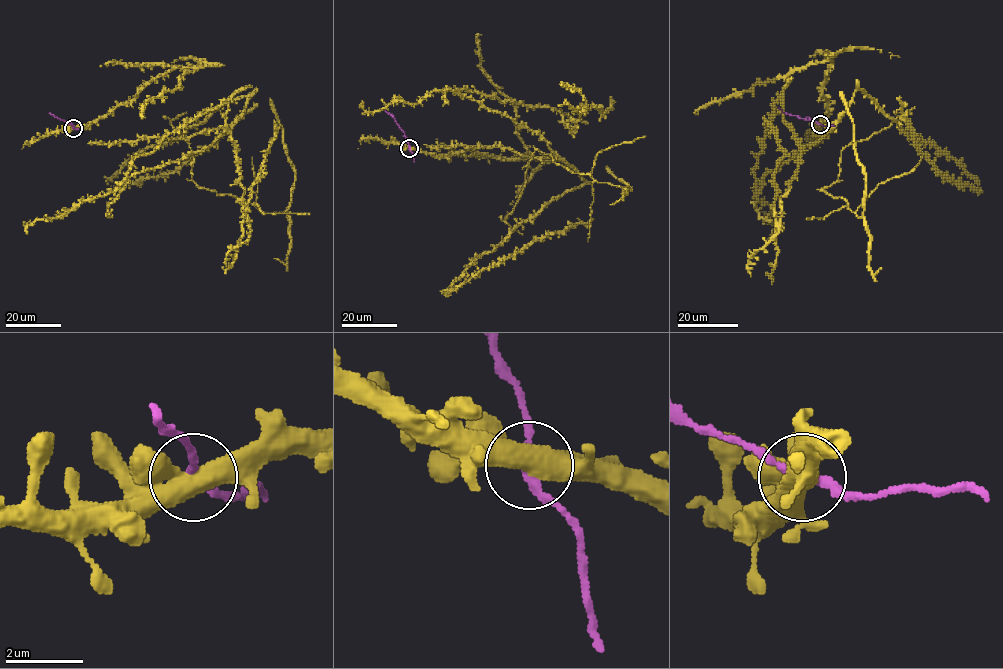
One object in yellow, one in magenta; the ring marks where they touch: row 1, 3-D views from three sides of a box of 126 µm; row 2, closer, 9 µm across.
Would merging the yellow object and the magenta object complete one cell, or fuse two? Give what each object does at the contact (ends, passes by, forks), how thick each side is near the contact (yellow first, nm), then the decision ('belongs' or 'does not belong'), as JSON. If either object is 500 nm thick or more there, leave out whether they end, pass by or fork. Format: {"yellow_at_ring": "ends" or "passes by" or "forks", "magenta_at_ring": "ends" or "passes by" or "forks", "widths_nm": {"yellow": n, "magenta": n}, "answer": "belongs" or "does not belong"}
{"widths_nm": {"yellow": 550, "magenta": 200}, "answer": "belongs"}

